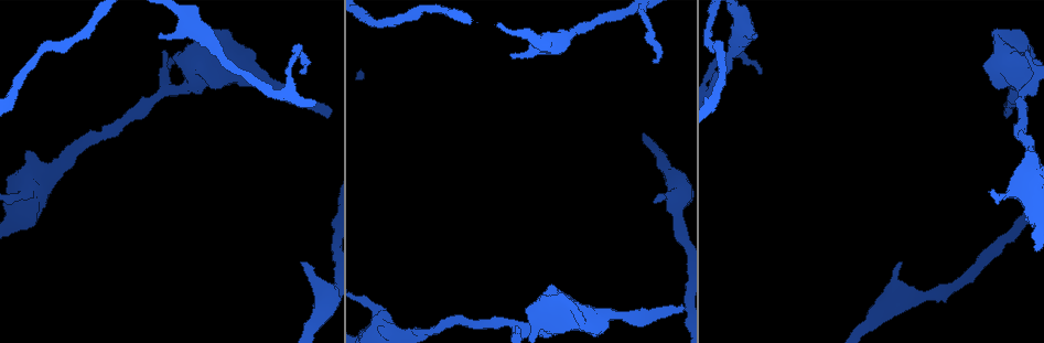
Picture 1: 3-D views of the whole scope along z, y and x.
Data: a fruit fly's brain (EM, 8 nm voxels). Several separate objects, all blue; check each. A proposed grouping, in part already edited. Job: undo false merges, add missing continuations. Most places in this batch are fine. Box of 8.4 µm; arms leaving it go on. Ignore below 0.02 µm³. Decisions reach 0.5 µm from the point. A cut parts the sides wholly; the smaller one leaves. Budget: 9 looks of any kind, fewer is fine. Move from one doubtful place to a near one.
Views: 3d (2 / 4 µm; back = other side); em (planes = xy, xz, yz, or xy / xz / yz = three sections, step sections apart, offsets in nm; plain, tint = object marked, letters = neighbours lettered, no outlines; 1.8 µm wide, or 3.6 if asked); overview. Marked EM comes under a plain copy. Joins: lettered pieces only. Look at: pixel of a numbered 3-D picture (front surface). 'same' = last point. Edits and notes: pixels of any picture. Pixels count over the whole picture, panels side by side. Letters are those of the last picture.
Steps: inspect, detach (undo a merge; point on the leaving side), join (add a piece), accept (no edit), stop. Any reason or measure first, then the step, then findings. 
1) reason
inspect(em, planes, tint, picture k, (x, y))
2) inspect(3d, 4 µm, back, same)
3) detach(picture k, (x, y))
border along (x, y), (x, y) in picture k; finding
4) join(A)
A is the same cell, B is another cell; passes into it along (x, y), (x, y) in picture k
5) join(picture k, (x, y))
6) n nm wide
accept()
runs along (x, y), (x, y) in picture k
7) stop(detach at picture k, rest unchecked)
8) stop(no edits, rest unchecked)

free end
inspect(em, planes, letters, picture 1, (564, 298))

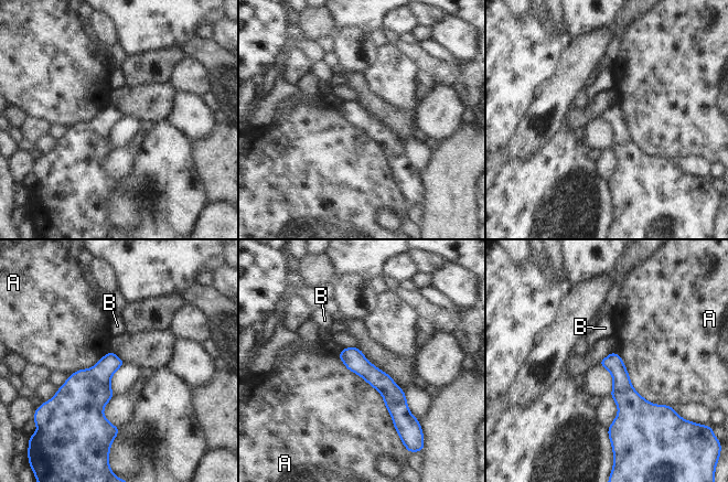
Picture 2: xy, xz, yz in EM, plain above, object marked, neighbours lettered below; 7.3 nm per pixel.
A touches over 700 nm
accept()
A and B are other cells; border along (336, 354), (381, 394), (397, 431) in picture 2; no lettered piece goes on from it

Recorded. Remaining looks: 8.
branch stops here
inspect(em, 3.6 µm, planes, letters, picture 1, (654, 61))

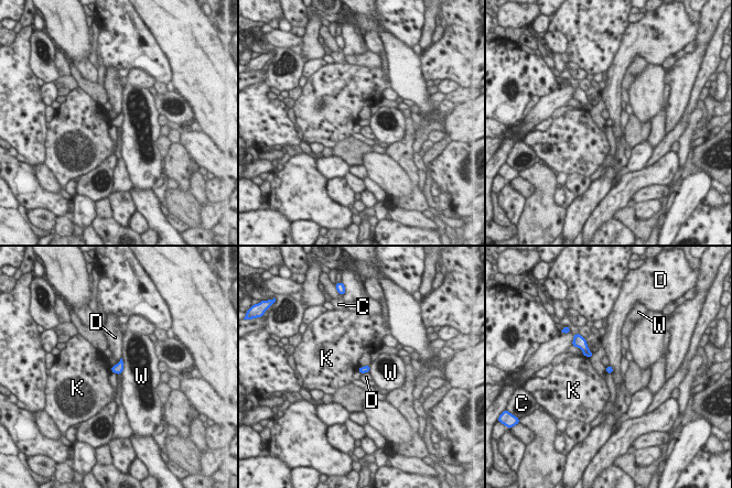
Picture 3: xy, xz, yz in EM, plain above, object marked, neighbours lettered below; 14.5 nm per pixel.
accept()
C, D, K and W are other cells; border along (582, 354), (590, 357) in picture 3; no lettered piece goes on from it

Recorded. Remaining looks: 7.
free end
inspect(em, yz, step 16, tint, picture 1, (512, 55))

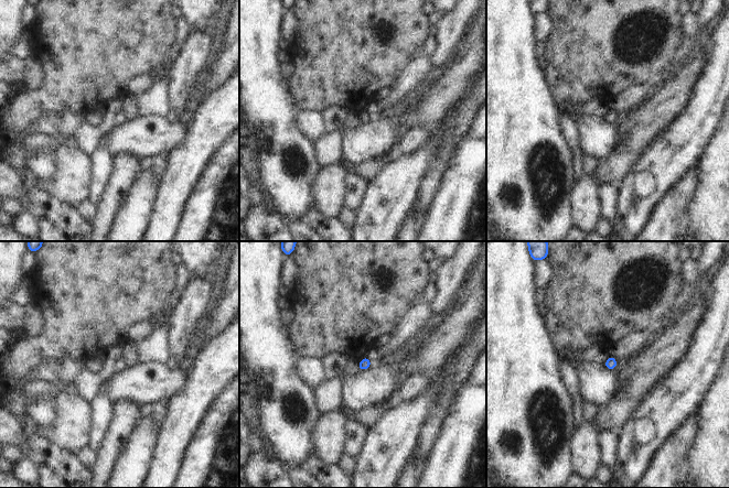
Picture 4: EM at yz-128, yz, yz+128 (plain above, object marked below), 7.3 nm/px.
inspect(em, planes, letters, same)

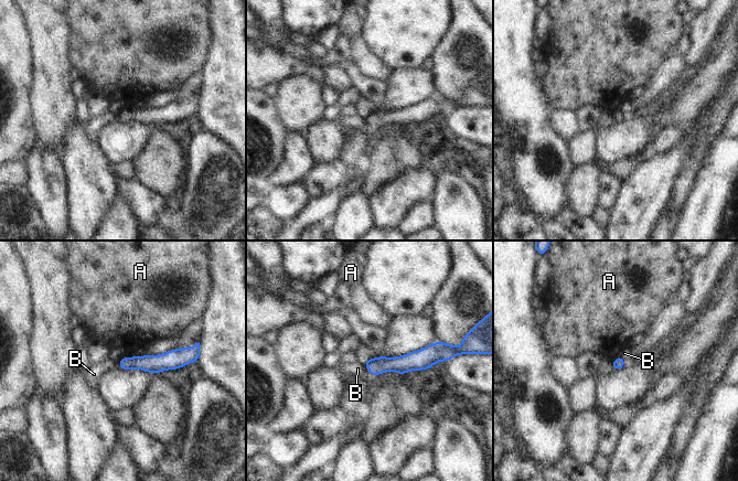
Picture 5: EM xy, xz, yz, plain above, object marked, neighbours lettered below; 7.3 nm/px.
accept()
A and B are other cells; border along (364, 360), (364, 365), (370, 373) in picture 5; no lettered piece goes on from it

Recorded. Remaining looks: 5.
sudden change in width
inspect(em, planes, tint, picture 1, (168, 89))

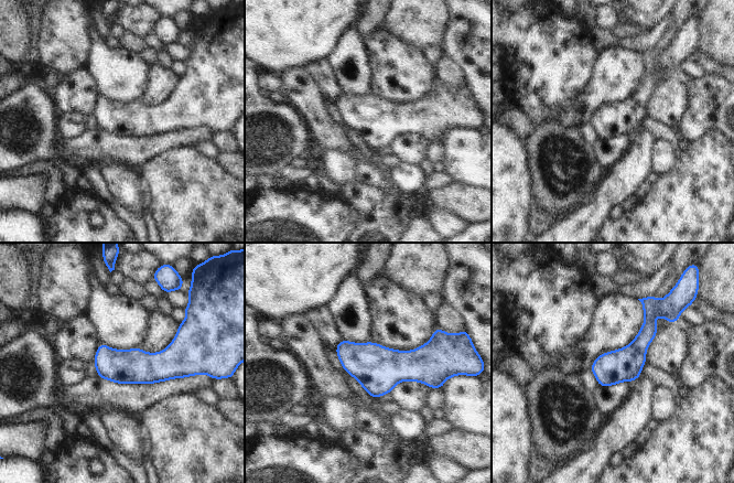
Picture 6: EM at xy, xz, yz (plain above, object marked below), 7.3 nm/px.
inspect(em, planes, letters, same)

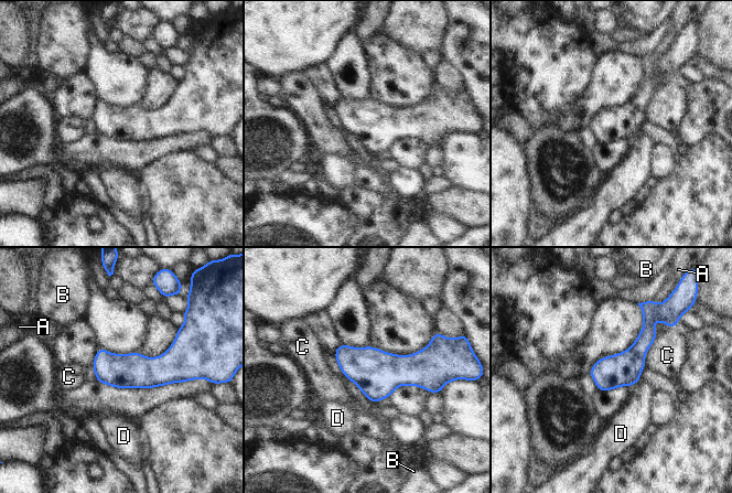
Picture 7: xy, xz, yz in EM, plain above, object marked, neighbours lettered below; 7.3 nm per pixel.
C touches over 240 nm
accept()
A, B, C and D are other cells; border along (639, 378), (631, 386) in picture 7; all the same neuron

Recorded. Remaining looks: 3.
stop(no edits, rest unchecked)

